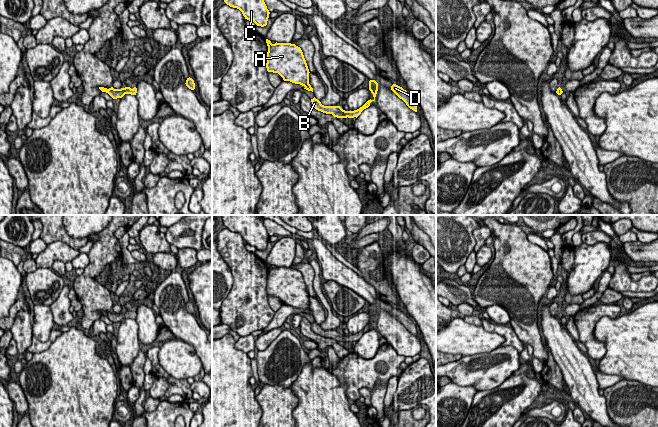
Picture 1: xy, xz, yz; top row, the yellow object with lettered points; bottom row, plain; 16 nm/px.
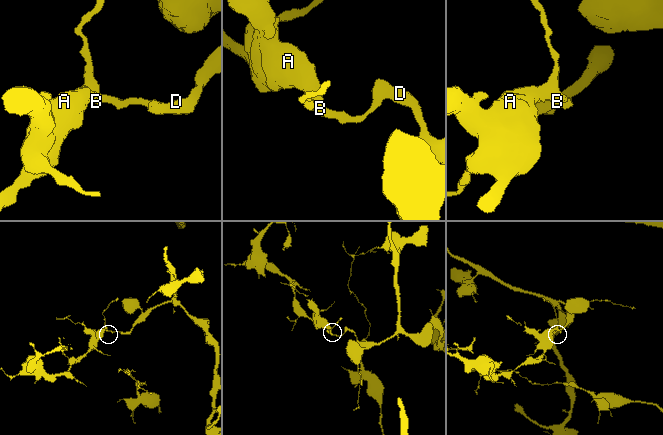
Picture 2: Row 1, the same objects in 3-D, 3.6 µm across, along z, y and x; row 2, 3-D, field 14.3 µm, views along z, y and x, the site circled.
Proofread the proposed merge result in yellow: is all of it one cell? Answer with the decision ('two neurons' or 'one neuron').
one neuron

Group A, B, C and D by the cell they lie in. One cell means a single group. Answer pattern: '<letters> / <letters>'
A B C D

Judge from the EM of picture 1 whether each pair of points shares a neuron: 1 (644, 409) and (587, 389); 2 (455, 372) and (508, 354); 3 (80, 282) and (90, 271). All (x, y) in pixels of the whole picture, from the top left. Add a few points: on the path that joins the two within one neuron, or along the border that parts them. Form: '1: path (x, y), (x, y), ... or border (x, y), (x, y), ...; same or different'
1: border (603, 394), (606, 400), (606, 411), (609, 416); different
2: path (468, 371), (490, 370), (495, 367); same
3: path (83, 279), (88, 274); same

